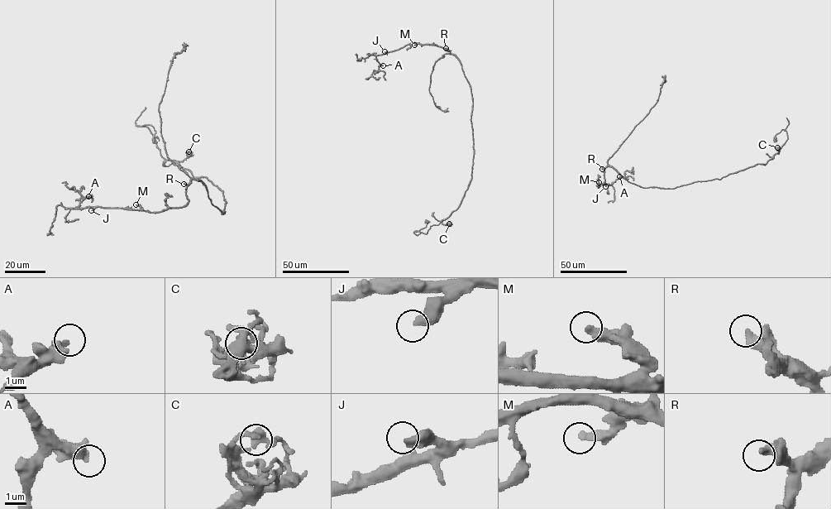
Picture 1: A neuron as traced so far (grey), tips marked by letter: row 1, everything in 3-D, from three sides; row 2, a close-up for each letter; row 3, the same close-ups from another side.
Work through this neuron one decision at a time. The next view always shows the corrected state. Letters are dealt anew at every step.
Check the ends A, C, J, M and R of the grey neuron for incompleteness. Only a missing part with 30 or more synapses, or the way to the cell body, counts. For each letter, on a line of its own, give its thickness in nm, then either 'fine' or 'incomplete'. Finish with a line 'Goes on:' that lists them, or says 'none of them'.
A: 440 nm | fine
C: 190 nm | fine
J: 420 nm | fine
M: 360 nm | fine
R: 400 nm | fine
Goes on: none of them

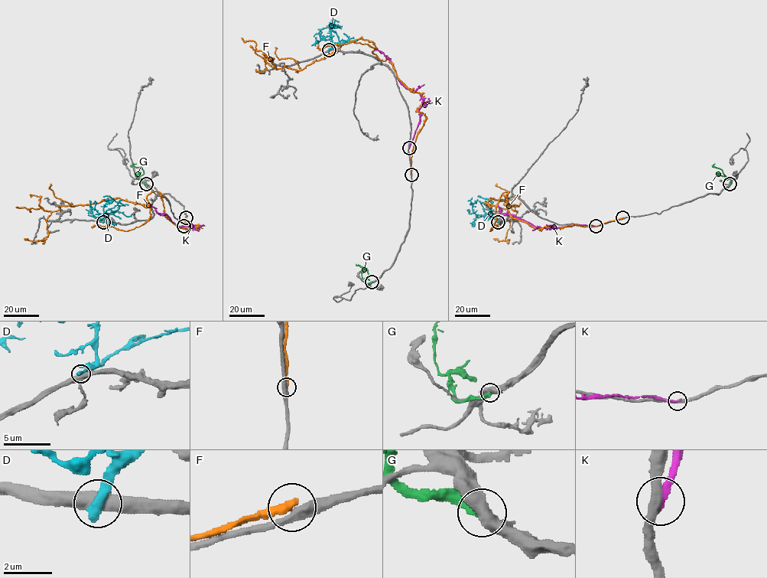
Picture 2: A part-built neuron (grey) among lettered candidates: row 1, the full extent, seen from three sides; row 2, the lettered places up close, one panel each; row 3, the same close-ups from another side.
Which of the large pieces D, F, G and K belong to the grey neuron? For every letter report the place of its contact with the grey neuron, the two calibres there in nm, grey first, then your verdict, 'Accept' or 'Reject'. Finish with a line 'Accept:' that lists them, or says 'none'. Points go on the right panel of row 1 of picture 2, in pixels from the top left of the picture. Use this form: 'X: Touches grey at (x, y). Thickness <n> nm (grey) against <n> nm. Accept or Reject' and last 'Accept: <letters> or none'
D: Touches grey at (498, 222). Thickness 440 nm (grey) against 460 nm. Reject
F: Touches grey at (622, 217). Thickness 400 nm (grey) against 360 nm. Reject
G: Touches grey at (729, 184). Thickness 500 nm (grey) against 320 nm. Reject
K: Touches grey at (596, 226). Thickness 320 nm (grey) against 280 nm. Reject
Accept: none

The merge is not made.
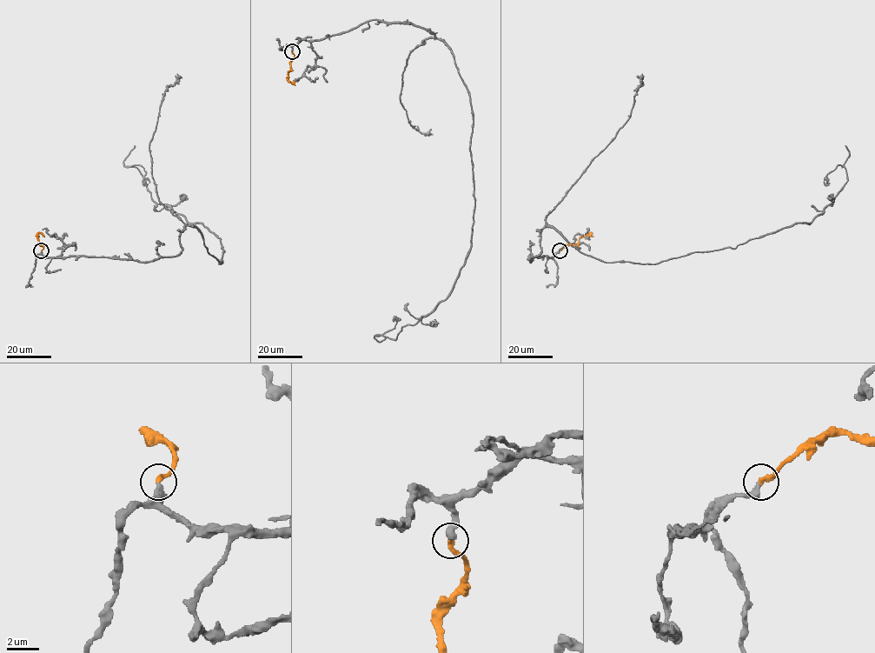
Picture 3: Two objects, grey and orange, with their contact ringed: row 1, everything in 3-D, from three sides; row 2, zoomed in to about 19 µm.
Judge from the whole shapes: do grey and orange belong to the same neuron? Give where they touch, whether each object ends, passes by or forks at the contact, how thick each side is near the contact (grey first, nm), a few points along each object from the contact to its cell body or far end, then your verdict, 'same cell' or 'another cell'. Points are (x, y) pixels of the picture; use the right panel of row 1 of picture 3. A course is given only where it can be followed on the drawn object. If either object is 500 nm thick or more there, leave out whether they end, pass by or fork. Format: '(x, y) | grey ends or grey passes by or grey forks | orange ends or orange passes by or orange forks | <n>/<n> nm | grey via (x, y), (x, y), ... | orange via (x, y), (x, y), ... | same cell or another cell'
(560, 250) | grey ends | orange ends | 380/340 nm | grey via (560, 250), (528, 259), (546, 225), (604, 262), (735, 248), (810, 223), (847, 180), (844, 167), (828, 183) | orange via (560, 250), (569, 243), (576, 244), (587, 234), (593, 236) | same cell

